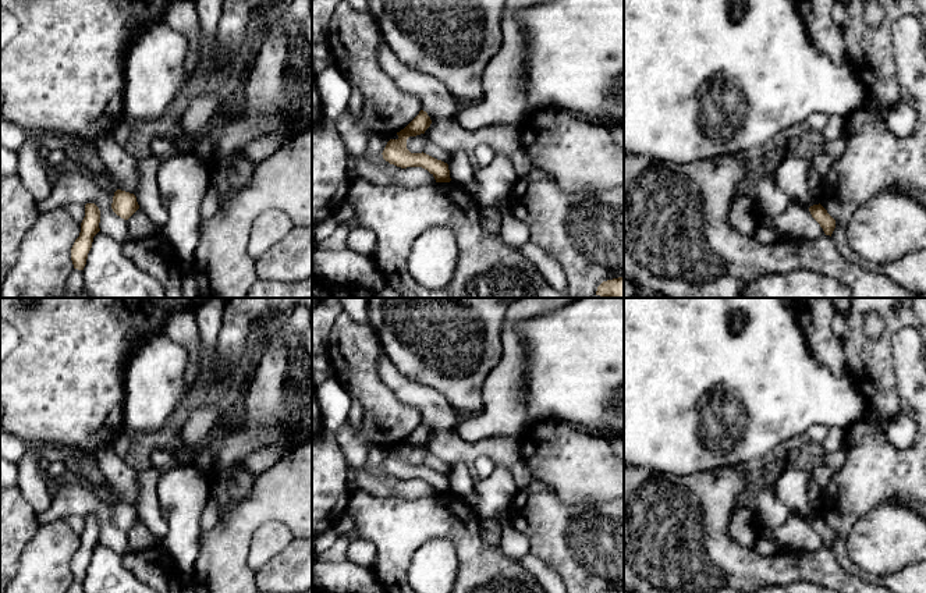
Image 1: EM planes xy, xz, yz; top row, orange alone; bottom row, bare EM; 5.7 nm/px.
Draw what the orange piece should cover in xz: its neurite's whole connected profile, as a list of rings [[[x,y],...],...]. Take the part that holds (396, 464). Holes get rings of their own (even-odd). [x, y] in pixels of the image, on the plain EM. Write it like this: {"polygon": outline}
{"polygon": [[[421,422],[419,426],[400,444],[397,451],[390,451],[383,462],[383,471],[390,476],[401,480],[422,479],[427,482],[436,491],[436,494],[450,494],[448,476],[437,472],[426,465],[411,465],[407,461],[407,451],[425,445],[430,438],[432,432],[426,423]]]}

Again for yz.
{"polygon": [[[819,515],[809,519],[812,529],[820,536],[826,547],[833,546],[835,540],[835,532],[827,525],[827,522]]]}

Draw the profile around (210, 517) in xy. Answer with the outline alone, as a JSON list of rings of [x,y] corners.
[[[209,498],[205,507],[205,511],[201,516],[201,536],[199,536],[199,546],[202,546],[202,536],[212,530],[216,523],[220,521],[219,514],[220,503],[216,498]]]

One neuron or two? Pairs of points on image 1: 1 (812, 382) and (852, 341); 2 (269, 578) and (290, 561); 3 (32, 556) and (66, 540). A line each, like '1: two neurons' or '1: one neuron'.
1: two neurons
2: one neuron
3: one neuron

